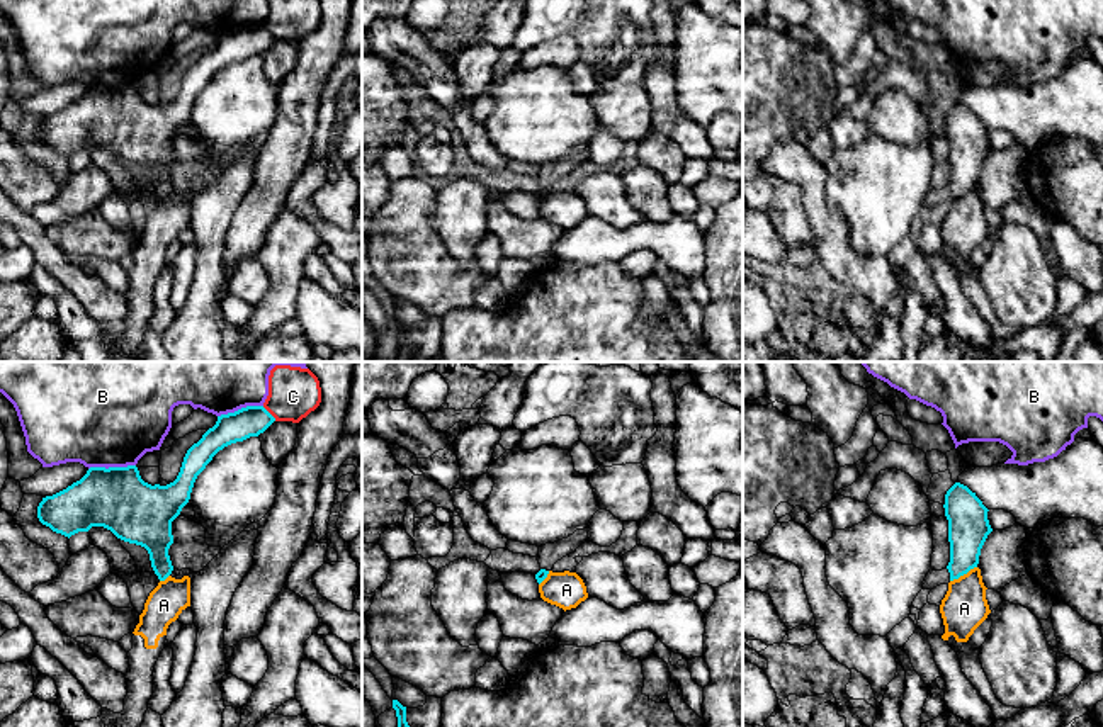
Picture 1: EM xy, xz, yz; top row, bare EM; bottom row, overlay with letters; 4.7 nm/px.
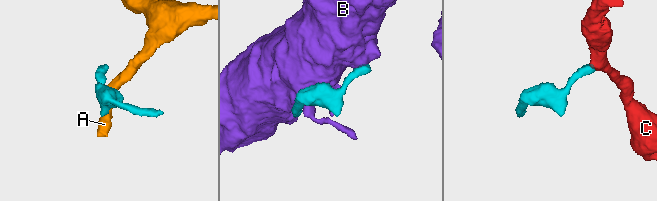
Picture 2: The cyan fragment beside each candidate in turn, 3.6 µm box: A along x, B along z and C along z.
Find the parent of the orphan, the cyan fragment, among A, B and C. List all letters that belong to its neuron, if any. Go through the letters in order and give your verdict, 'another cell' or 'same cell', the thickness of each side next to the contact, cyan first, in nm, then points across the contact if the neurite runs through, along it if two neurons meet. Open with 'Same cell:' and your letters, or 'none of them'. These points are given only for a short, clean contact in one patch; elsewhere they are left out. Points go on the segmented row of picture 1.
Same cell: none of them
A: another cell; 190 nm thick on the cyan side, 220 nm on the other; border along yz (976, 566), (950, 581)
B: another cell; 300 nm thick on the cyan side, 500 nm on the other
C: another cell; 140 nm thick on the cyan side, 240 nm on the other; border along xy (262, 406), (276, 420)

